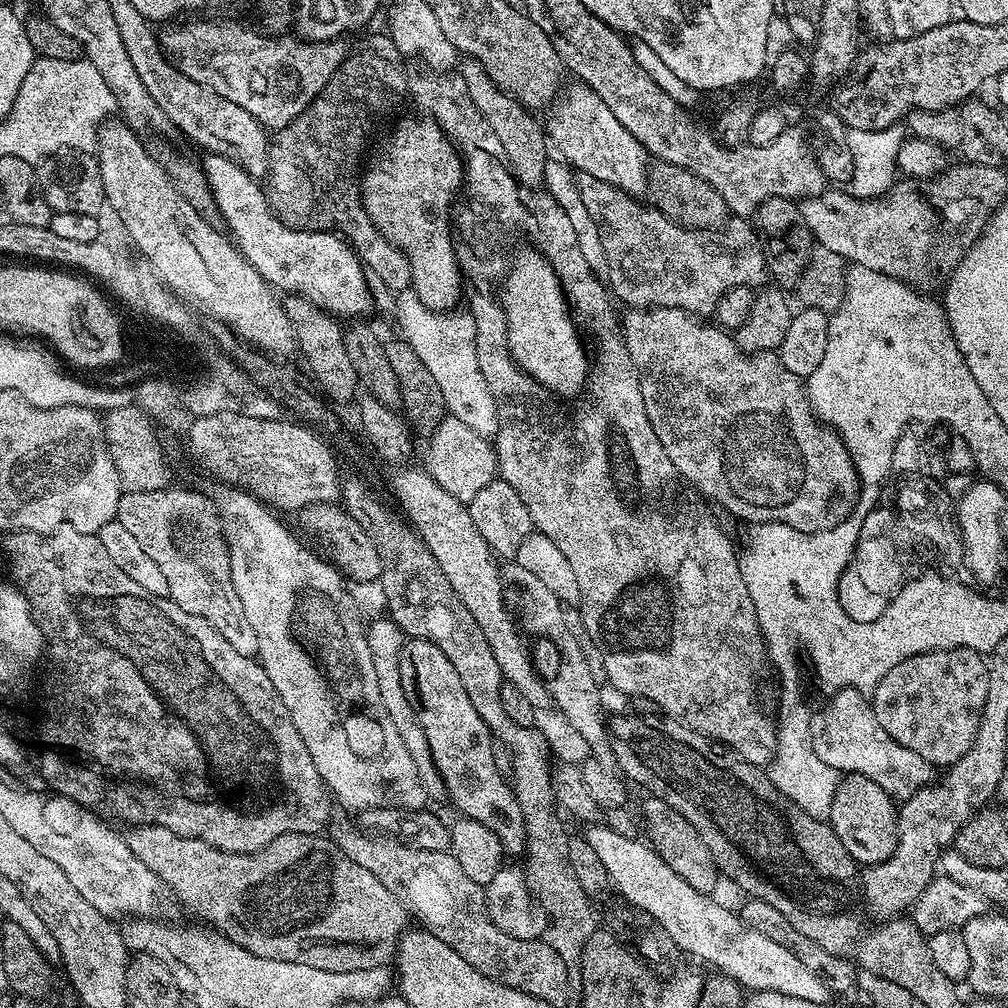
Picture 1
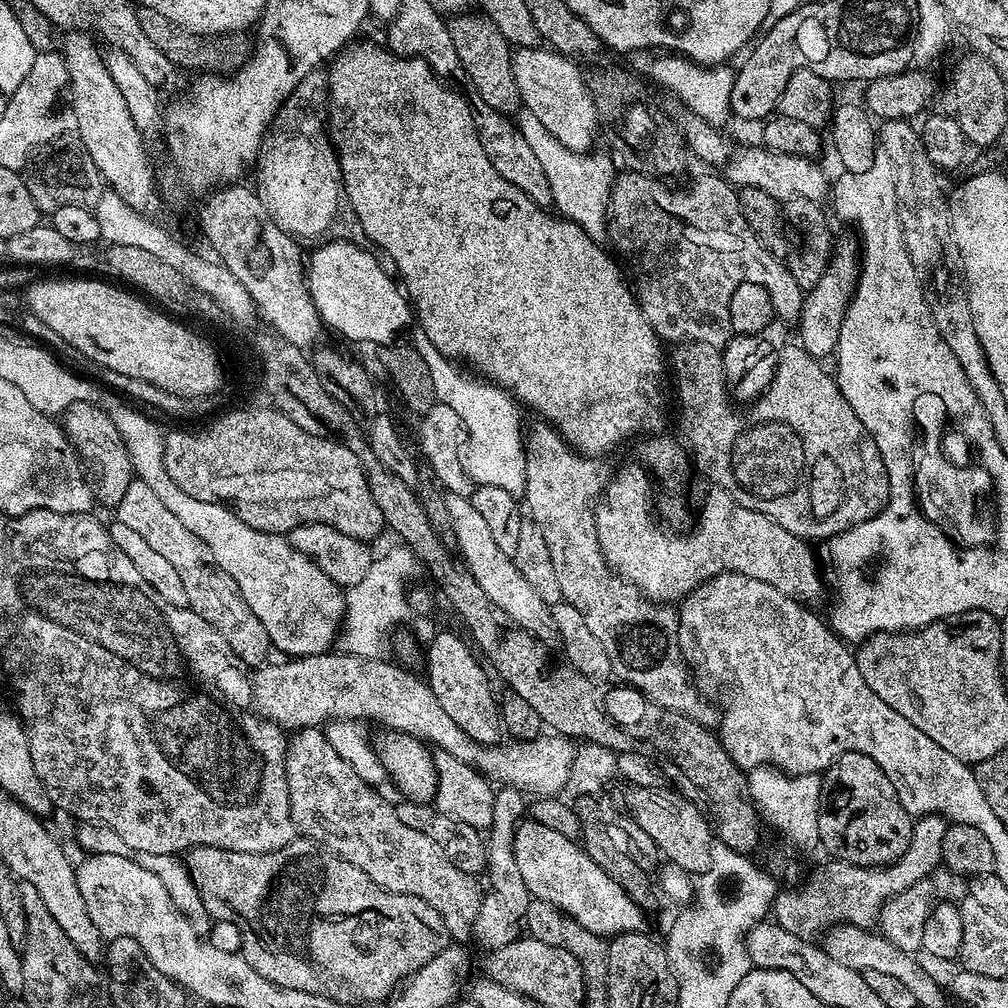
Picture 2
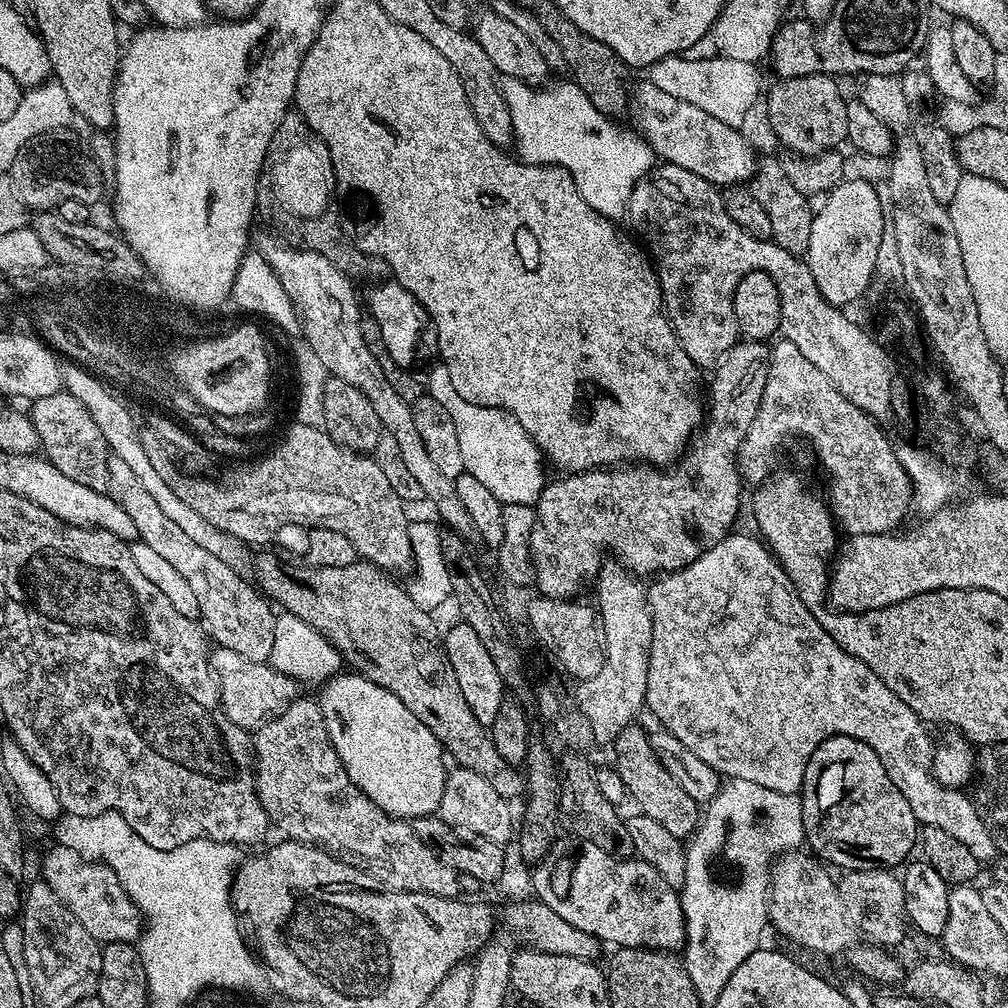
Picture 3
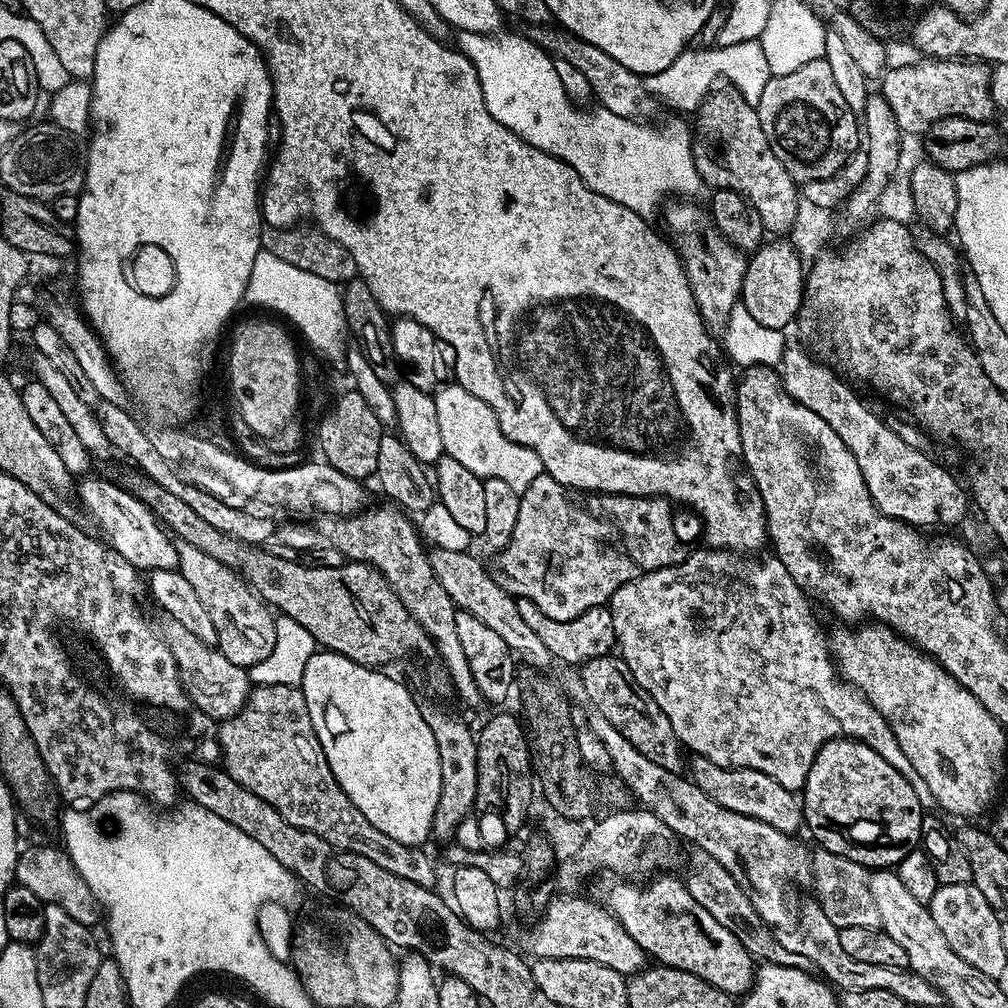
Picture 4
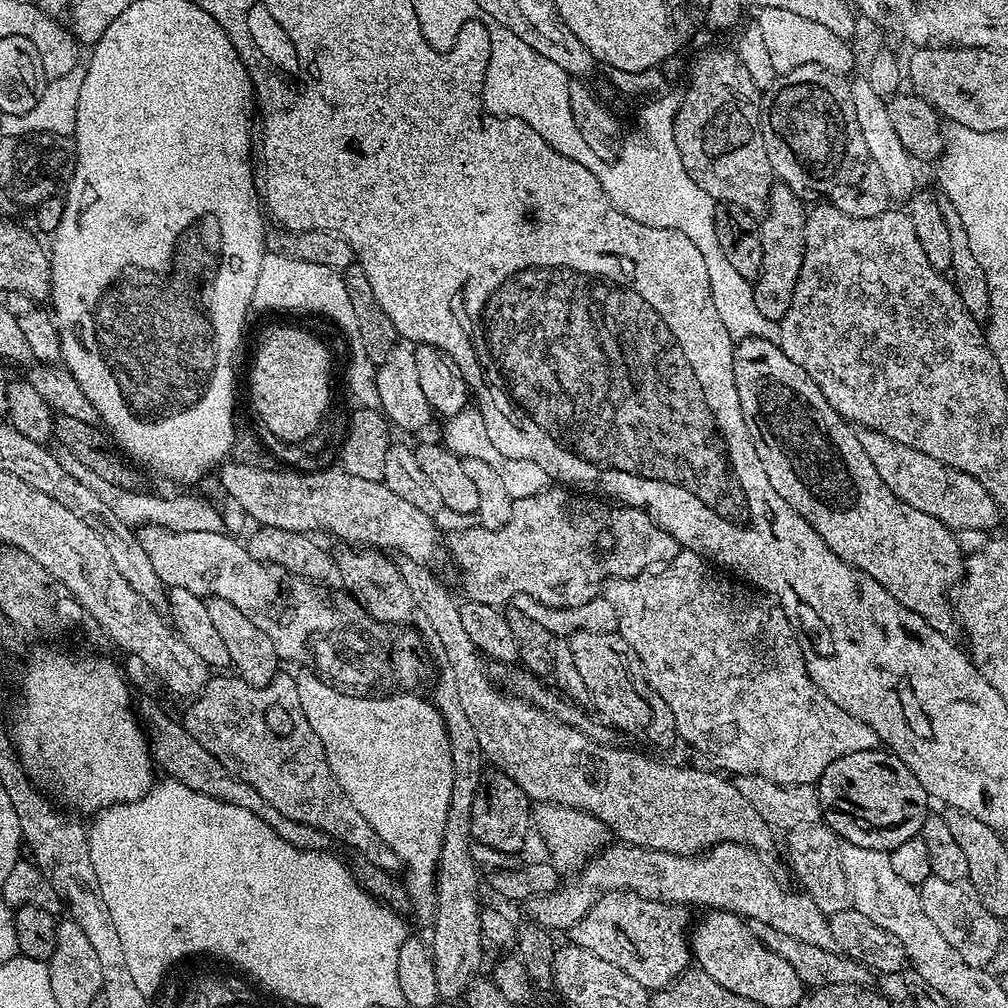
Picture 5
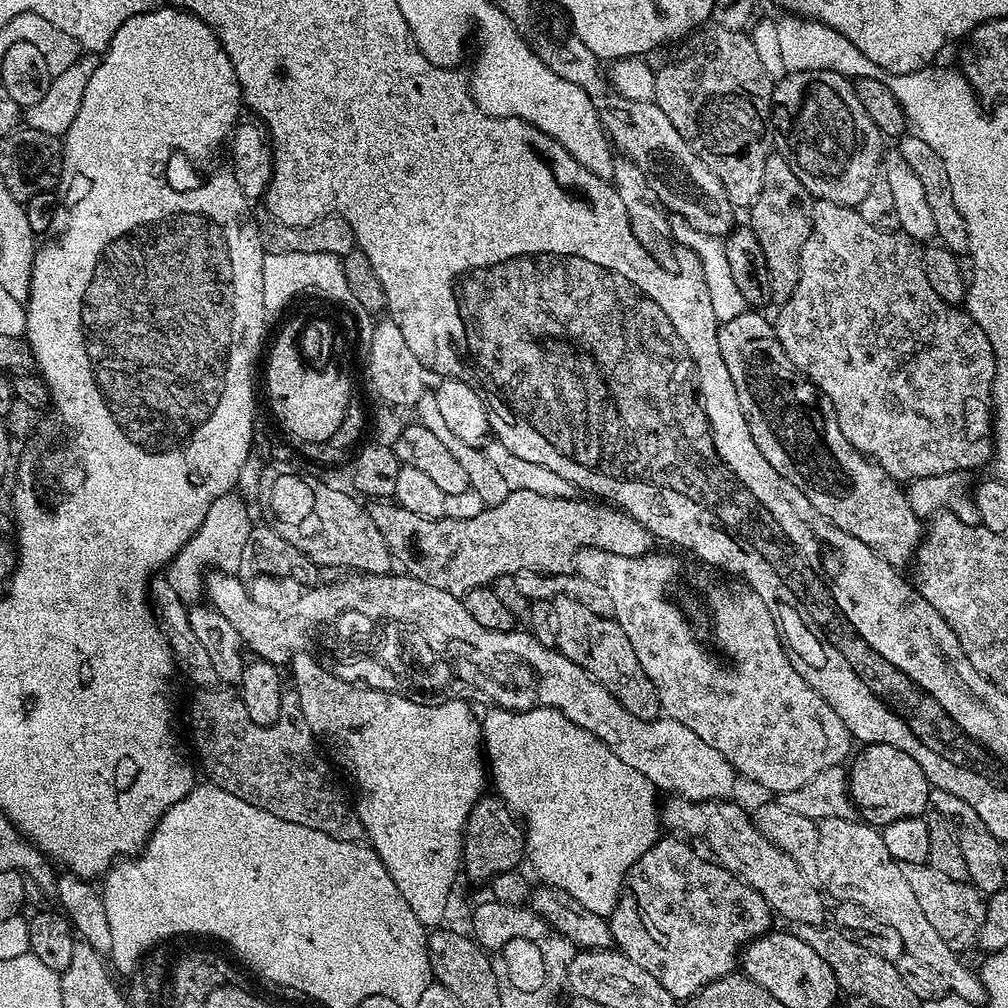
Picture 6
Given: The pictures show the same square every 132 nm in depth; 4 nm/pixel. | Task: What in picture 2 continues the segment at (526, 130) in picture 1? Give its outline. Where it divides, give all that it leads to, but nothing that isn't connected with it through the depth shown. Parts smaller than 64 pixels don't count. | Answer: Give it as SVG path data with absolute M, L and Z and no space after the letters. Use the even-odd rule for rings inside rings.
M456 14L451 17L450 27L454 38L454 50L458 50L458 58L474 86L474 90L494 110L512 114L521 107L518 82L514 78L512 53L514 48L499 33L491 18L485 14Z

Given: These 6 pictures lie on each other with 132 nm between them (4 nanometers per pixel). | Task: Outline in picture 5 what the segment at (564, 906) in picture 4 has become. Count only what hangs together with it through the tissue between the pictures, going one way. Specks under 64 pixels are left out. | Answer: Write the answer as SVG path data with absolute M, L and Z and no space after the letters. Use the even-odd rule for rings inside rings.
M606 892L570 930L571 943L606 958L618 970L630 974L643 988L659 990L682 975L690 964L687 907L645 900L636 892Z

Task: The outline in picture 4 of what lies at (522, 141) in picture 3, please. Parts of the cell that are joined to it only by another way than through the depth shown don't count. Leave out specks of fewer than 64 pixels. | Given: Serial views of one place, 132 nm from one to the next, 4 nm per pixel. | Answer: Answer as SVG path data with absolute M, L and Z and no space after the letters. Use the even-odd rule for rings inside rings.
M457 31L455 35L455 47L468 56L476 67L476 77L482 86L482 98L489 114L498 122L502 122L506 130L518 134L518 138L522 138L530 146L556 156L559 160L565 160L582 178L582 182L590 186L590 190L634 210L634 214L638 214L642 219L651 221L652 215L656 211L659 213L669 198L692 198L695 197L695 192L702 188L698 166L692 153L694 136L689 129L687 132L682 125L672 124L665 132L659 132L648 125L651 123L622 118L618 114L610 114L610 110L599 106L593 107L593 112L584 112L581 116L576 116L577 105L563 90L562 81L555 70L555 59L543 48L539 48L527 35L483 36L477 32L461 31Z

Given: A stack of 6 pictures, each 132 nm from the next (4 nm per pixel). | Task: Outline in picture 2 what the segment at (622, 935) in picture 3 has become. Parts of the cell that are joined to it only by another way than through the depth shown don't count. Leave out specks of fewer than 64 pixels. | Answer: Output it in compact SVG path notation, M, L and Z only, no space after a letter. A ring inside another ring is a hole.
M525 818L516 827L512 845L526 890L535 899L558 906L570 914L574 922L605 938L621 932L645 931L644 909L637 906L630 894L626 894L577 841L558 834L558 830L550 830L550 826L542 826L537 820Z

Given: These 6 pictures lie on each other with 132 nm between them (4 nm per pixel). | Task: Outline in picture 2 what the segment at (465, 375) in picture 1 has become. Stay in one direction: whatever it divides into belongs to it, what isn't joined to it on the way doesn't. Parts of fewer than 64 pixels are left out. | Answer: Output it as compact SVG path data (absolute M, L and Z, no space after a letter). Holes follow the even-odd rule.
M419 330L413 332L413 336L410 337L410 343L418 354L422 354L422 359L426 361L426 367L430 369L430 379L434 382L437 401L450 406L450 410L458 413L458 418L462 418L464 423L466 467L473 485L498 486L498 490L506 490L506 494L517 498L523 497L524 487L526 486L526 460L524 435L522 427L520 428L521 409L518 407L517 401L498 384L485 382L480 378L471 380L470 377L463 376L459 368L461 365L453 357L442 354L442 350L438 350L438 346L434 346L434 342L430 342L430 338L426 338L424 332Z

